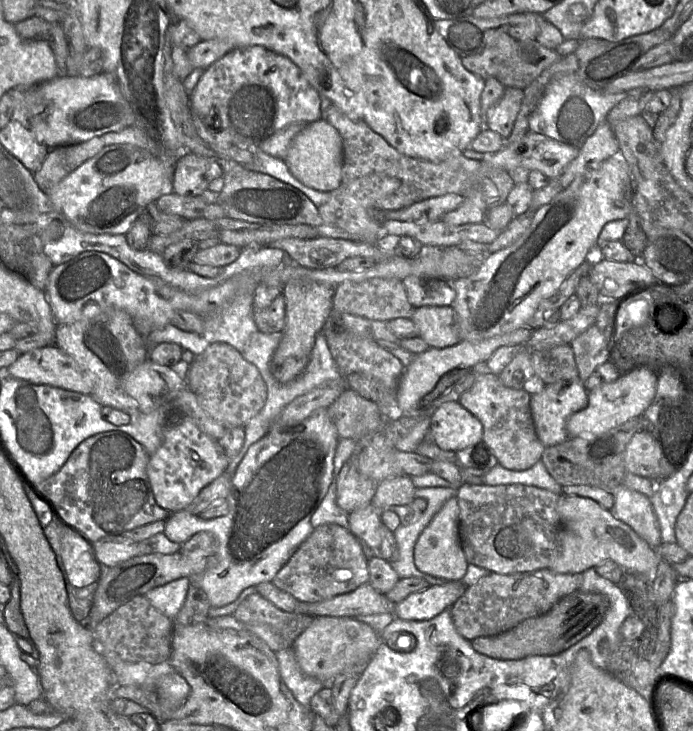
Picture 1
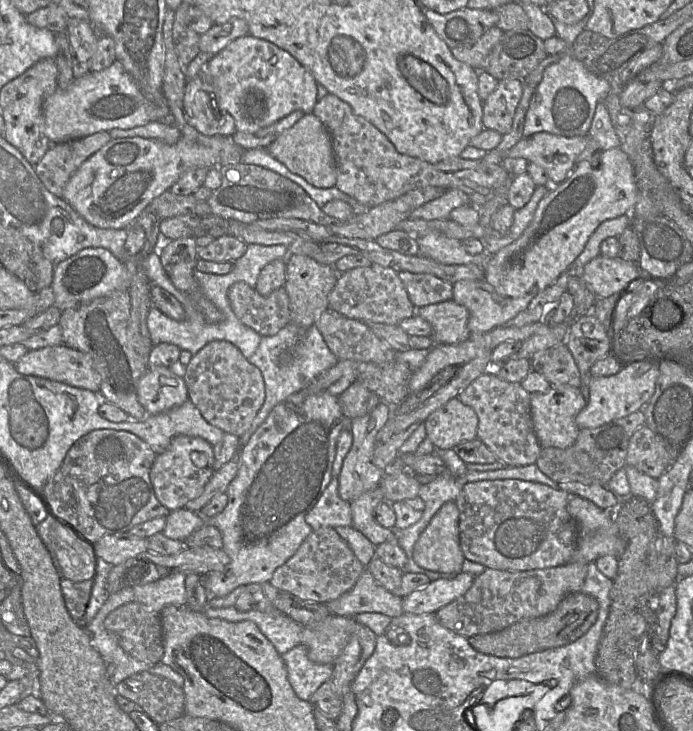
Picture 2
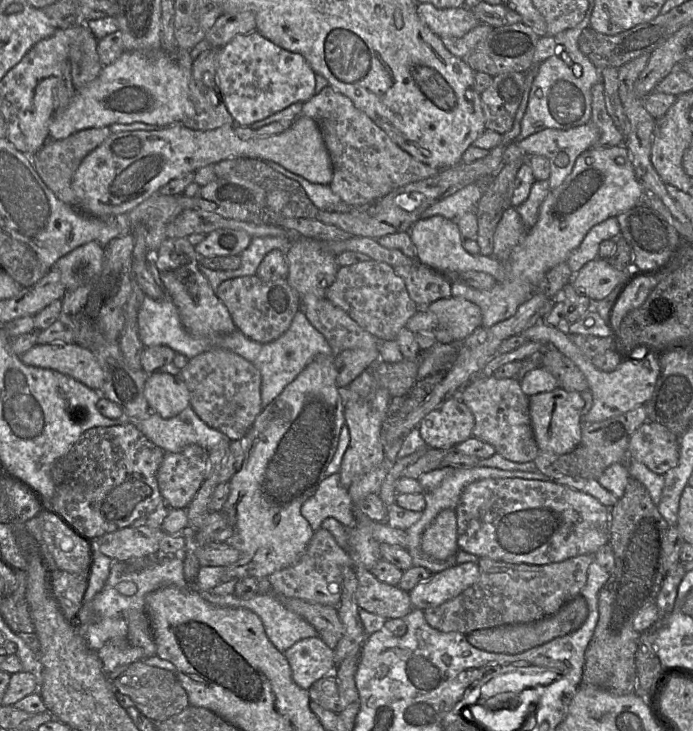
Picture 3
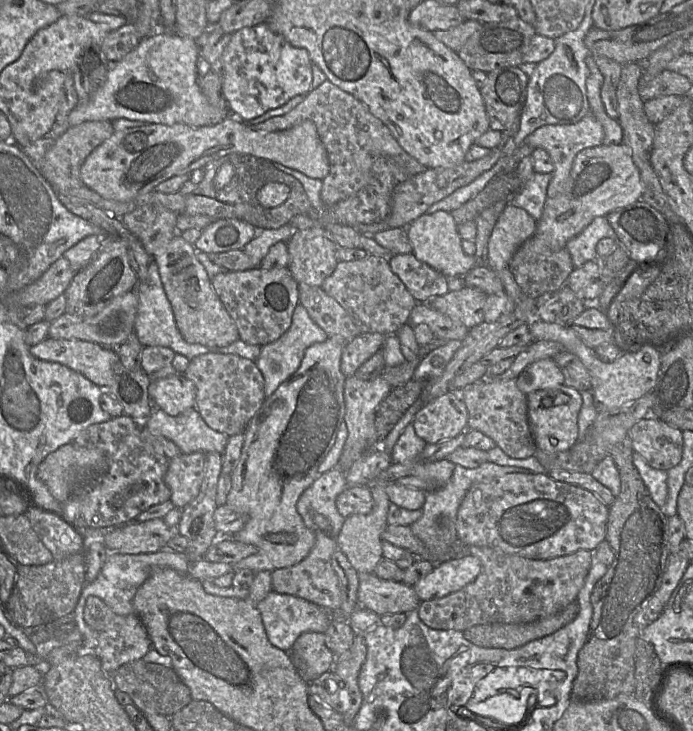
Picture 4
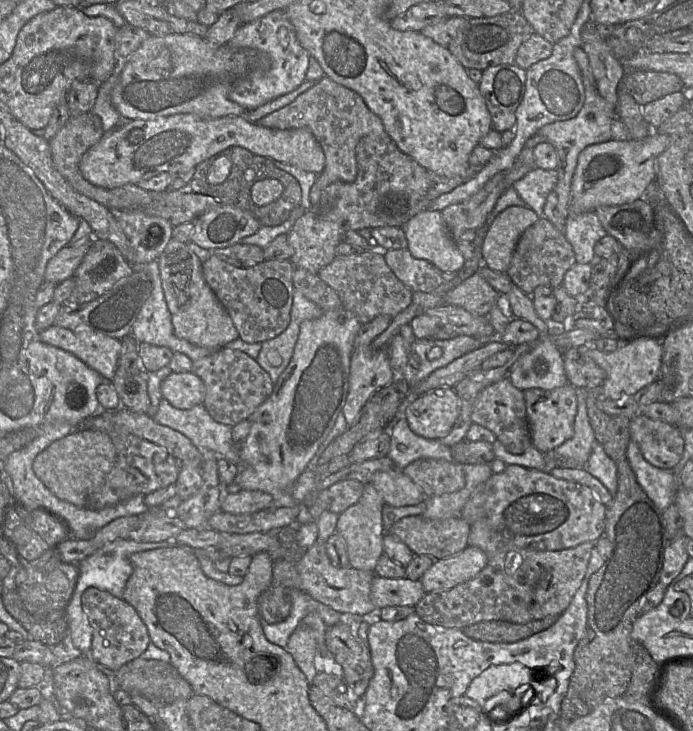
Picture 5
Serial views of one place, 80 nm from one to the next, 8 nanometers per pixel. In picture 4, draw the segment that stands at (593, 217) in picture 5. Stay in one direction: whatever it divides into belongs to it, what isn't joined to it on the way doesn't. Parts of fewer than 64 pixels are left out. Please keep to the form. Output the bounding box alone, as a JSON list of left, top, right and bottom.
[565,216,616,269]

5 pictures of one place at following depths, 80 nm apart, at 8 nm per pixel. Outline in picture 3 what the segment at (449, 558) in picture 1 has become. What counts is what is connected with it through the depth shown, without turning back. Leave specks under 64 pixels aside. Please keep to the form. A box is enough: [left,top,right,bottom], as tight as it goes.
[421,509,458,560]

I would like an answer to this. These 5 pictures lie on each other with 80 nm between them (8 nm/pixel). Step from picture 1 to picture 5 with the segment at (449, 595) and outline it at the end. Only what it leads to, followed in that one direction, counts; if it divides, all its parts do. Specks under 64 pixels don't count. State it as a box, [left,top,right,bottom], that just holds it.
[420,545,486,593]

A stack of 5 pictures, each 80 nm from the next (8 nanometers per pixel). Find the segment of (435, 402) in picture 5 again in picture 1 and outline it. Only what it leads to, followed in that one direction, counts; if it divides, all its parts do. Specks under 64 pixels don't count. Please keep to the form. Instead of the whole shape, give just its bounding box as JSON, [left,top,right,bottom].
[430,401,482,452]

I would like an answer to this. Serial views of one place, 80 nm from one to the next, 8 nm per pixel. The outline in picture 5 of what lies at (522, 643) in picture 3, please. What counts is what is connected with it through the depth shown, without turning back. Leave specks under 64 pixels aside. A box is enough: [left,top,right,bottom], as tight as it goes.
[463,615,560,643]

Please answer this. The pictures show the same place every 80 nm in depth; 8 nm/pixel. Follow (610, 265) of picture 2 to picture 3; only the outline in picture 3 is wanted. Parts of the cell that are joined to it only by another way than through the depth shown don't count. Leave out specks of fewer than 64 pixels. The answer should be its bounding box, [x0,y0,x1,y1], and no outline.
[570,258,634,302]

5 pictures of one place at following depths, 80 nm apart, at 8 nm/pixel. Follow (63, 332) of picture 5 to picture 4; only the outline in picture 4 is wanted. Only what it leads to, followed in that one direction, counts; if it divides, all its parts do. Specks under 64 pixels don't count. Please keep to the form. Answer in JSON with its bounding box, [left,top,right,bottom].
[30,338,118,390]

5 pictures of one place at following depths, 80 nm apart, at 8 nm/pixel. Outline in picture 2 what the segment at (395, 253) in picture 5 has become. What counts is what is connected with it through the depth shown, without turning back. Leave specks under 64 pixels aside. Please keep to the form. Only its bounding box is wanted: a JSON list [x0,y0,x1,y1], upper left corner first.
[398,272,453,309]

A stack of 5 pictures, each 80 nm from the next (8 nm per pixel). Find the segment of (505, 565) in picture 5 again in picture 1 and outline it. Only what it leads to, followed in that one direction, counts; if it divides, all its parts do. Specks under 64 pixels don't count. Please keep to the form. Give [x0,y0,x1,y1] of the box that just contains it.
[450,569,582,641]

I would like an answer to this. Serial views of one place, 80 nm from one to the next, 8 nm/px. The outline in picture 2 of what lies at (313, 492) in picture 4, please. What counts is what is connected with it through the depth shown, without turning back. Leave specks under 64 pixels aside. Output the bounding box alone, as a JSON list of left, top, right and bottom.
[306,477,352,530]

